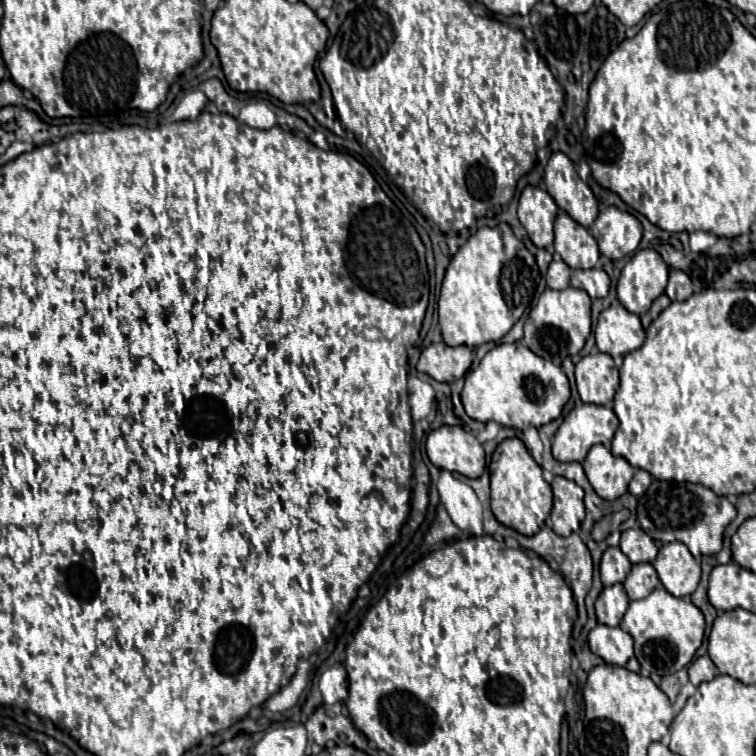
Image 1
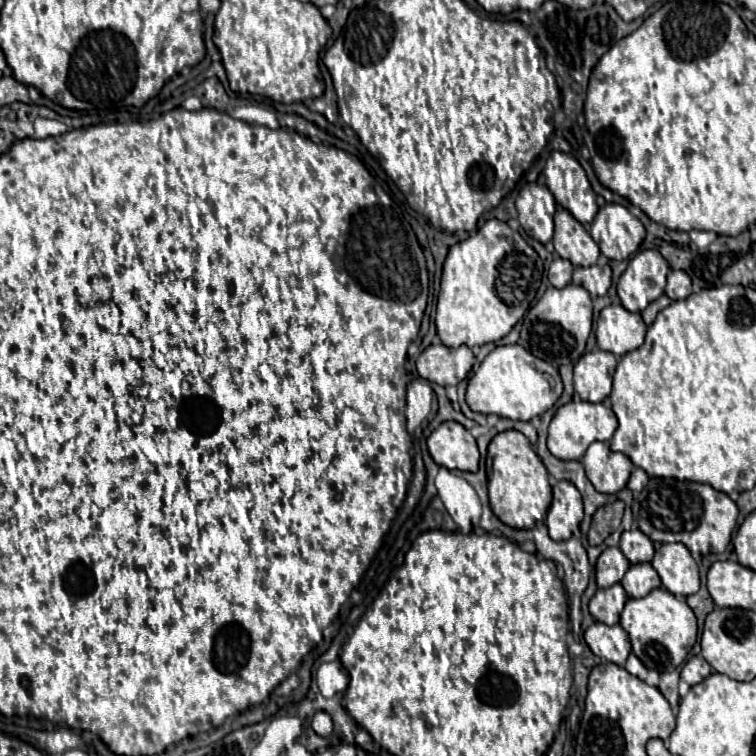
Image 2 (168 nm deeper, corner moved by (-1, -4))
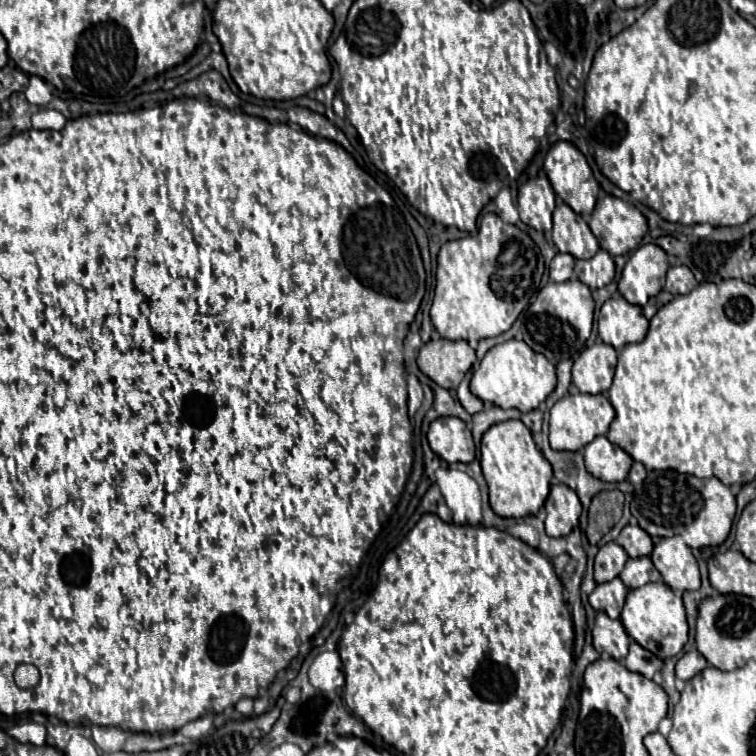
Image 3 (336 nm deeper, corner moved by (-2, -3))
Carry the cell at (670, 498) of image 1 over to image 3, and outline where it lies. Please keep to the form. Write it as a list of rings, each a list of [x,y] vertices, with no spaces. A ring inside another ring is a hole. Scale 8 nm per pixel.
[[[650,471],[644,479],[642,491],[634,495],[630,511],[650,537],[682,535],[688,547],[702,549],[718,547],[726,541],[736,515],[736,499],[716,477],[698,479],[682,473],[666,475],[666,471]]]

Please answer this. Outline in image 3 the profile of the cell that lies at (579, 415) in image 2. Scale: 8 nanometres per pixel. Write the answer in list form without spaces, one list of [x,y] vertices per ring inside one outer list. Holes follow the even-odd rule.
[[[566,395],[550,409],[550,447],[554,451],[580,451],[598,435],[606,435],[616,413],[604,395]]]

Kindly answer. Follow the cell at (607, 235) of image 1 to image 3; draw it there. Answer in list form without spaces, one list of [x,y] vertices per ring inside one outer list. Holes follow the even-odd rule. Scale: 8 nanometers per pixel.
[[[606,195],[596,203],[590,219],[590,231],[598,239],[600,247],[616,257],[638,249],[648,225],[636,207],[626,205],[618,197]]]

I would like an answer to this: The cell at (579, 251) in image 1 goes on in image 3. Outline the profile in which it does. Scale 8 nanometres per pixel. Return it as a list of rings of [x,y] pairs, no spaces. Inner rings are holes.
[[[564,203],[554,209],[552,241],[560,253],[568,253],[574,259],[592,259],[600,251],[590,227]]]

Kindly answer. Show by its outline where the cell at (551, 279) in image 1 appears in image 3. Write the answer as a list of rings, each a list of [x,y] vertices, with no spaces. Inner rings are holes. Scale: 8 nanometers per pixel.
[[[556,253],[556,257],[550,263],[550,279],[552,281],[568,281],[574,271],[574,257],[568,253]]]

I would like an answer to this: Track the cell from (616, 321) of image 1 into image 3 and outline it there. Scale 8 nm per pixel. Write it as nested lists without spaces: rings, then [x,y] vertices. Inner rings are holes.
[[[624,297],[608,299],[598,317],[598,335],[604,343],[620,351],[624,345],[640,343],[648,333],[648,319],[638,305],[630,305]]]

